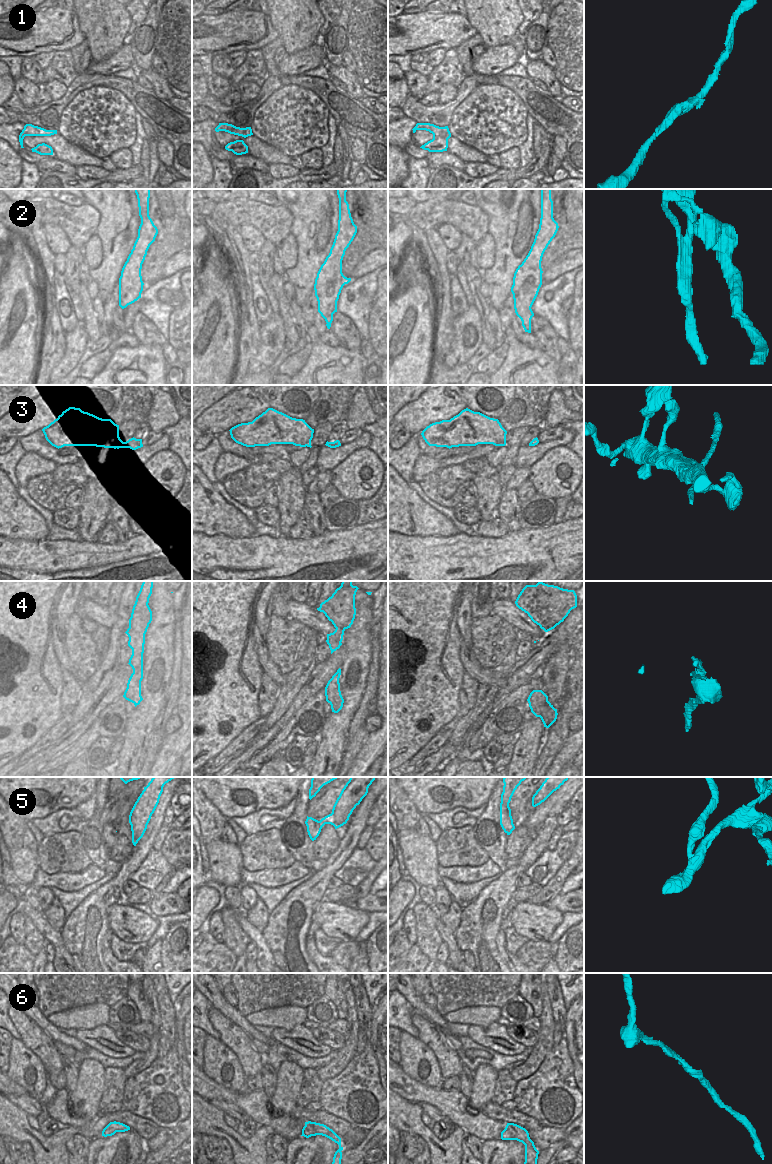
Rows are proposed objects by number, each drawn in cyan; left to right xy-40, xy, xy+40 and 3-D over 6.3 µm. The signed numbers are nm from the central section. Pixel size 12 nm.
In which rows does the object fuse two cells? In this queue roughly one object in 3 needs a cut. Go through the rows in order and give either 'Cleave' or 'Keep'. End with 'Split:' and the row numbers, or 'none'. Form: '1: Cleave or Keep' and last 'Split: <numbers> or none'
1: Keep
2: Cleave
3: Cleave
4: Cleave
5: Cleave
6: Keep
Split: 2, 3, 4, 5

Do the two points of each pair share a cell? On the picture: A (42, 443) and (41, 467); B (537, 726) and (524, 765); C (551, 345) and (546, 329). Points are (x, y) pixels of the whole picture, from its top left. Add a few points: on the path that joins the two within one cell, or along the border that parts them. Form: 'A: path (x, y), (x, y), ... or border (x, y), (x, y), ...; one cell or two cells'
A: border (18, 461), (26, 451), (35, 451), (56, 464); two cells
B: path (530, 736), (526, 755); one cell
C: path (548, 341), (546, 333); one cell

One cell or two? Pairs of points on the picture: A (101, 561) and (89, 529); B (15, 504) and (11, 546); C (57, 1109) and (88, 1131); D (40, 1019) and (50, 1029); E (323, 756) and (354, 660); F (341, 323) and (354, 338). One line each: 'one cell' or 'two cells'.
A: two cells
B: two cells
C: two cells
D: one cell
E: one cell
F: one cell

